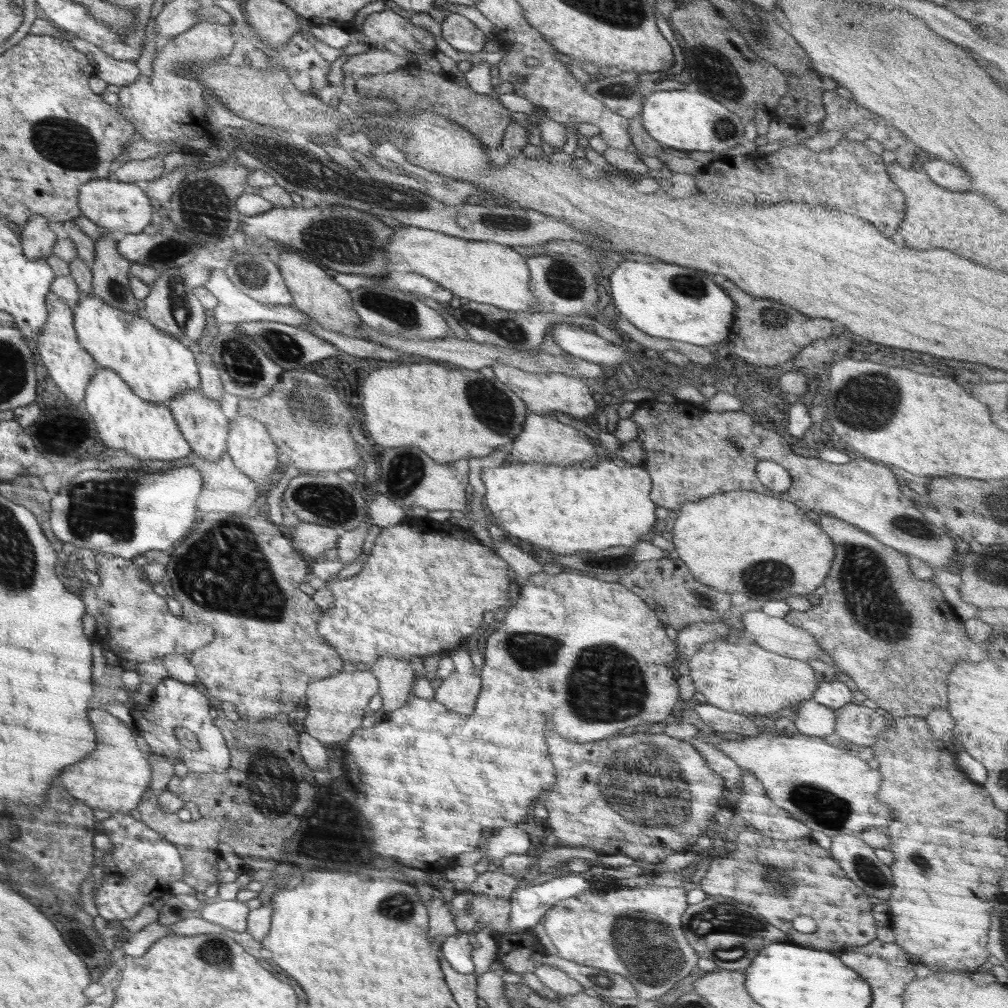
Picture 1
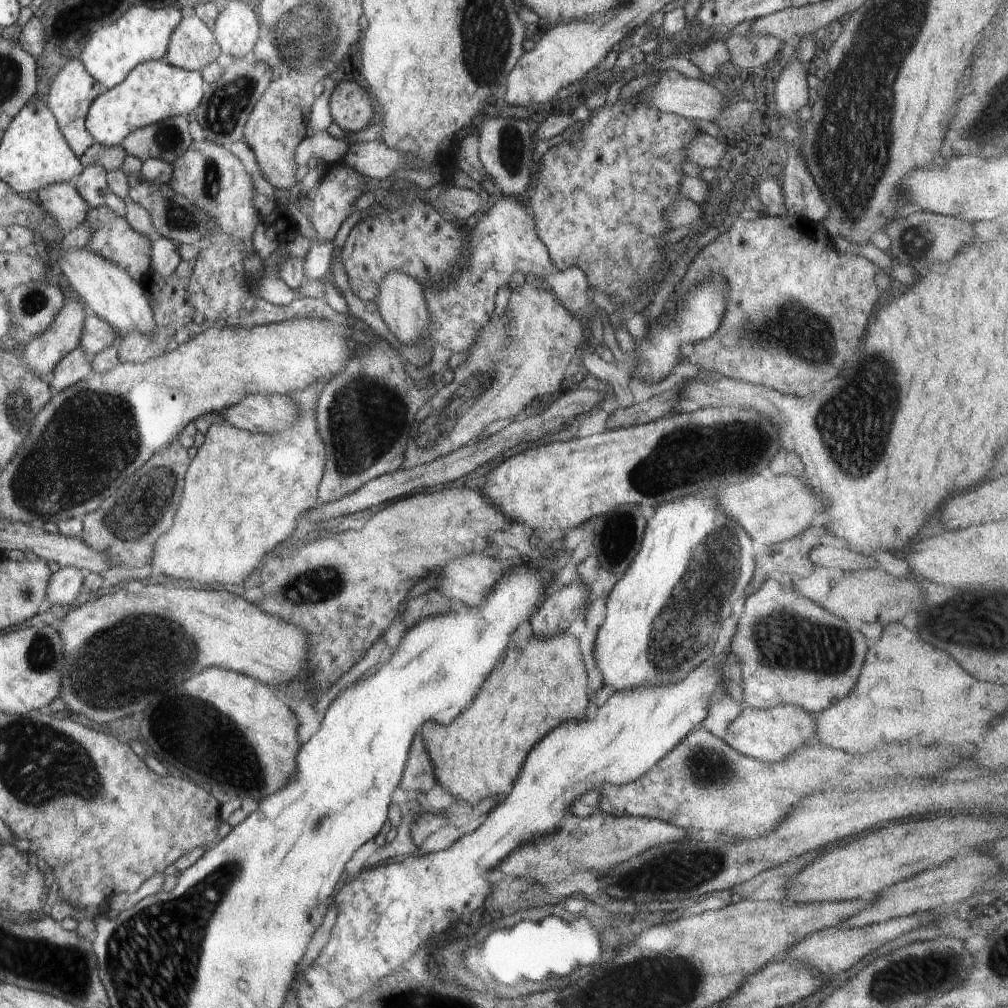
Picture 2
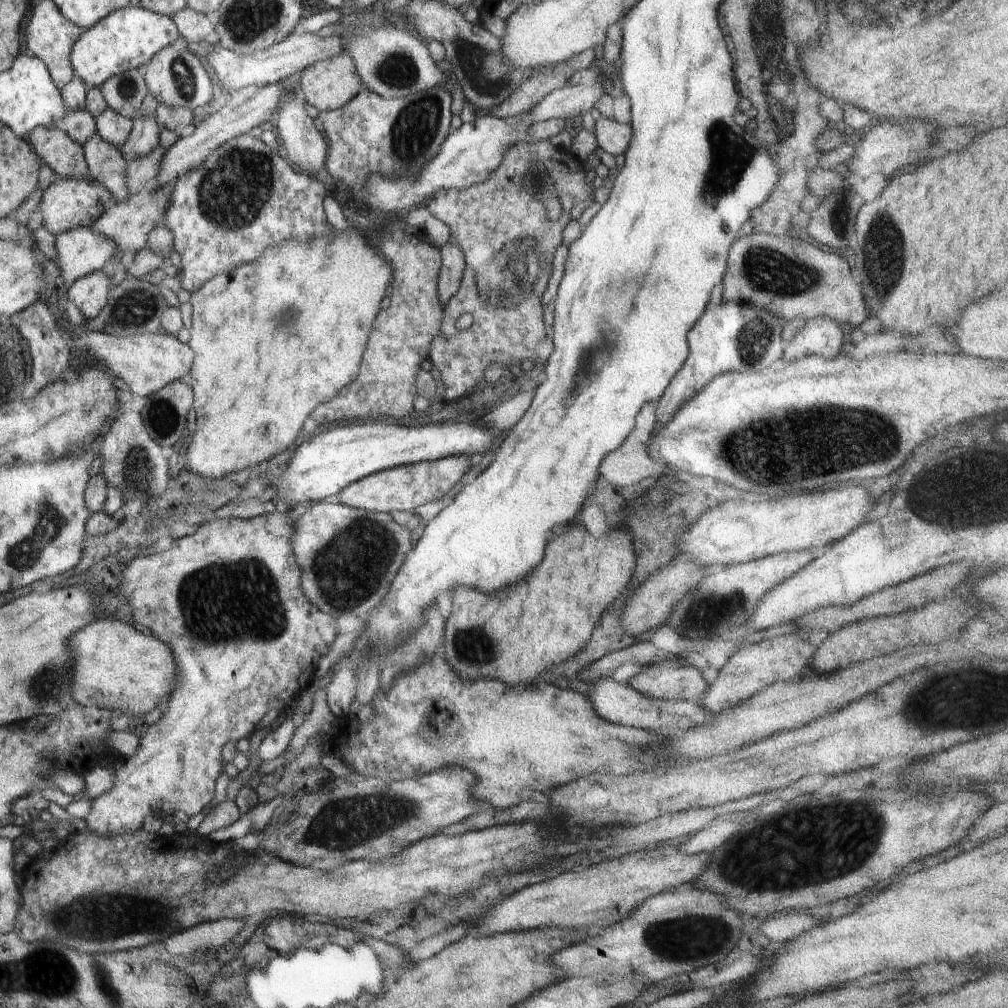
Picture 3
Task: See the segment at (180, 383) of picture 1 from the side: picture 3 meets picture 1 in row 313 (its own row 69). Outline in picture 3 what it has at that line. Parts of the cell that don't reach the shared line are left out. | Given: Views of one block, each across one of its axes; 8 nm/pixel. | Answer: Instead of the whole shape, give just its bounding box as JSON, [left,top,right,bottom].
[72,5,180,88]

